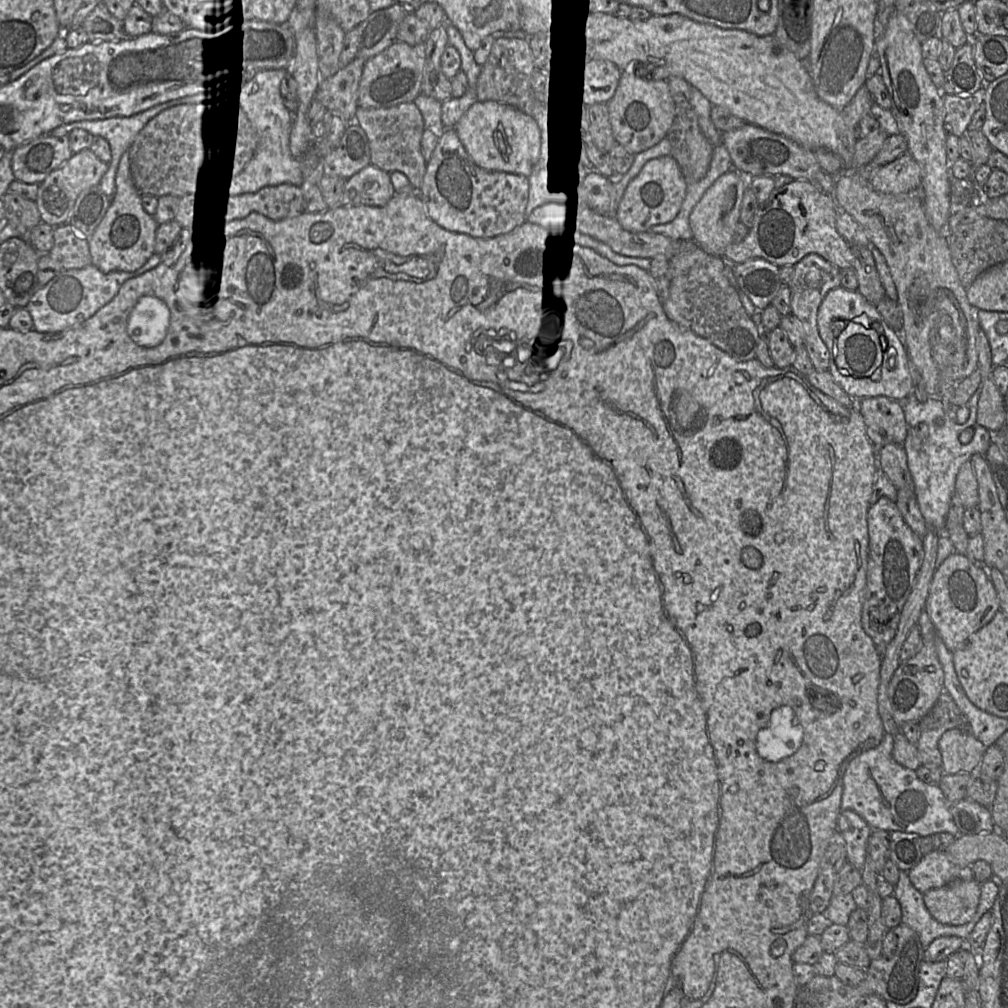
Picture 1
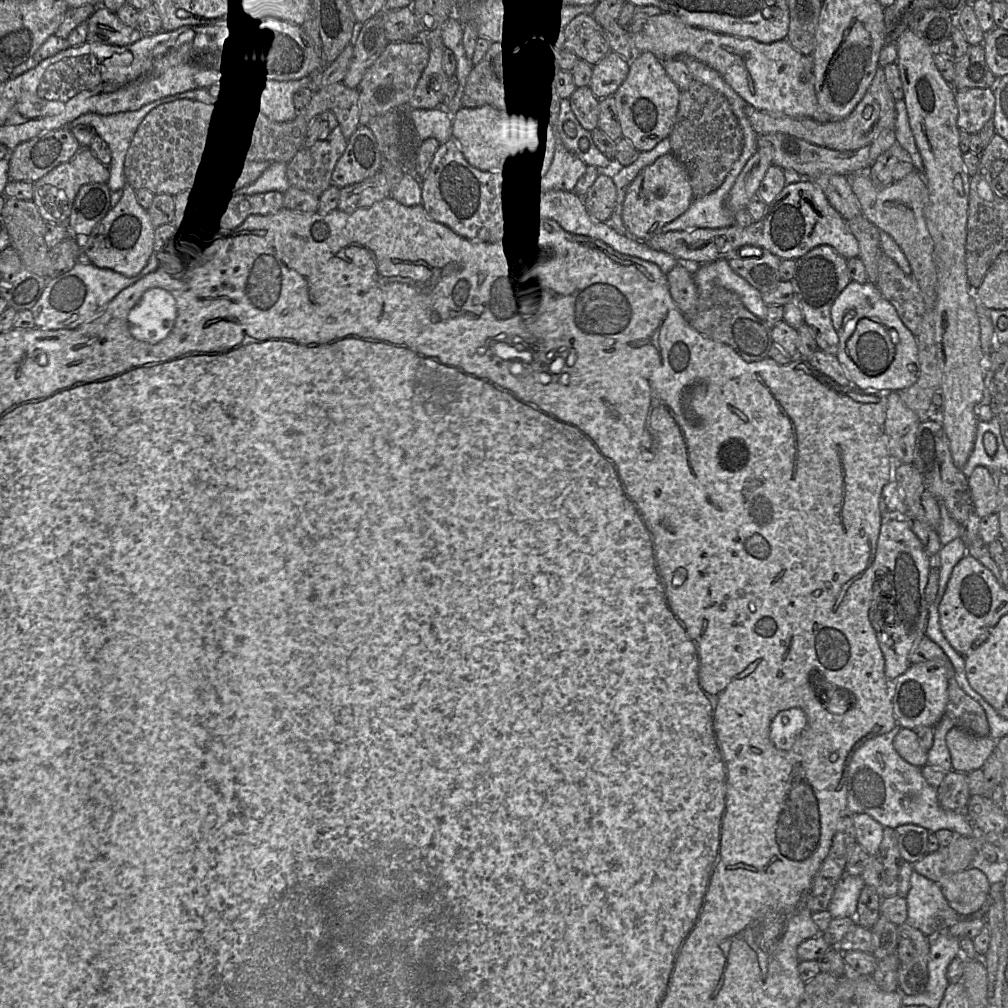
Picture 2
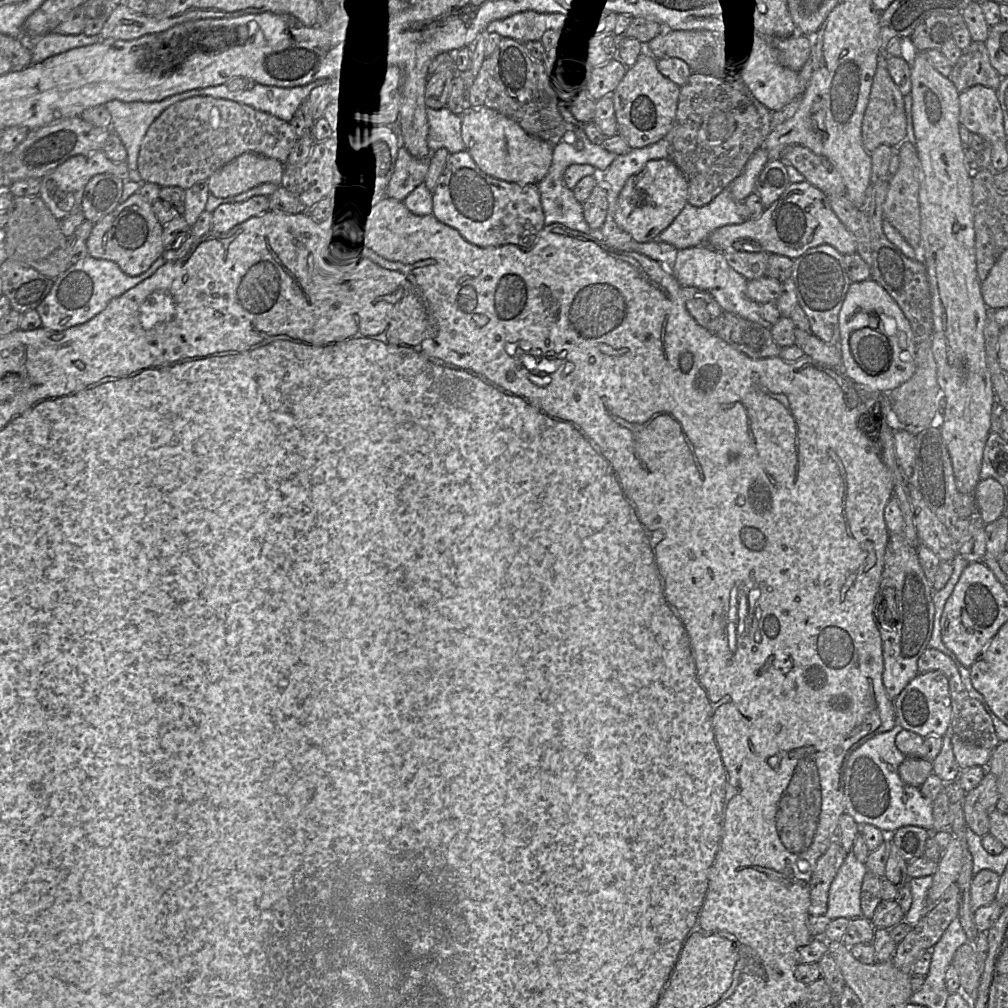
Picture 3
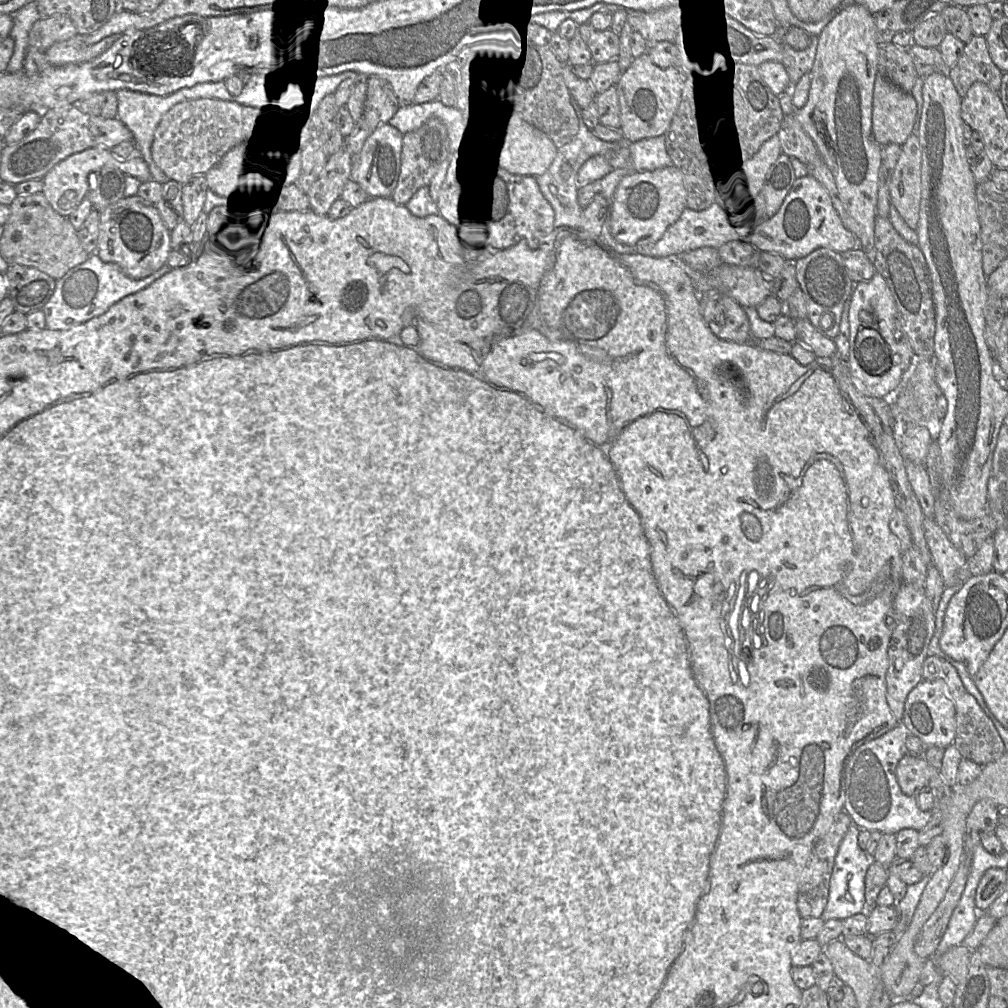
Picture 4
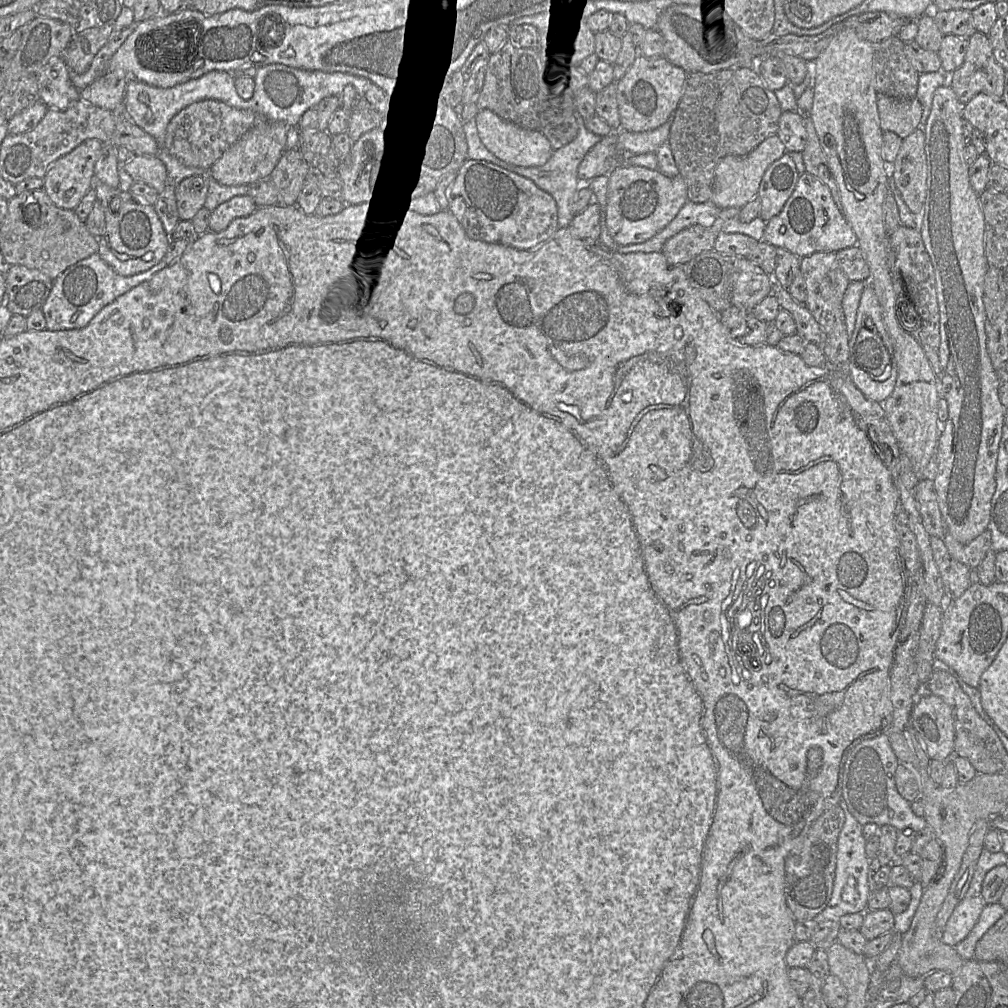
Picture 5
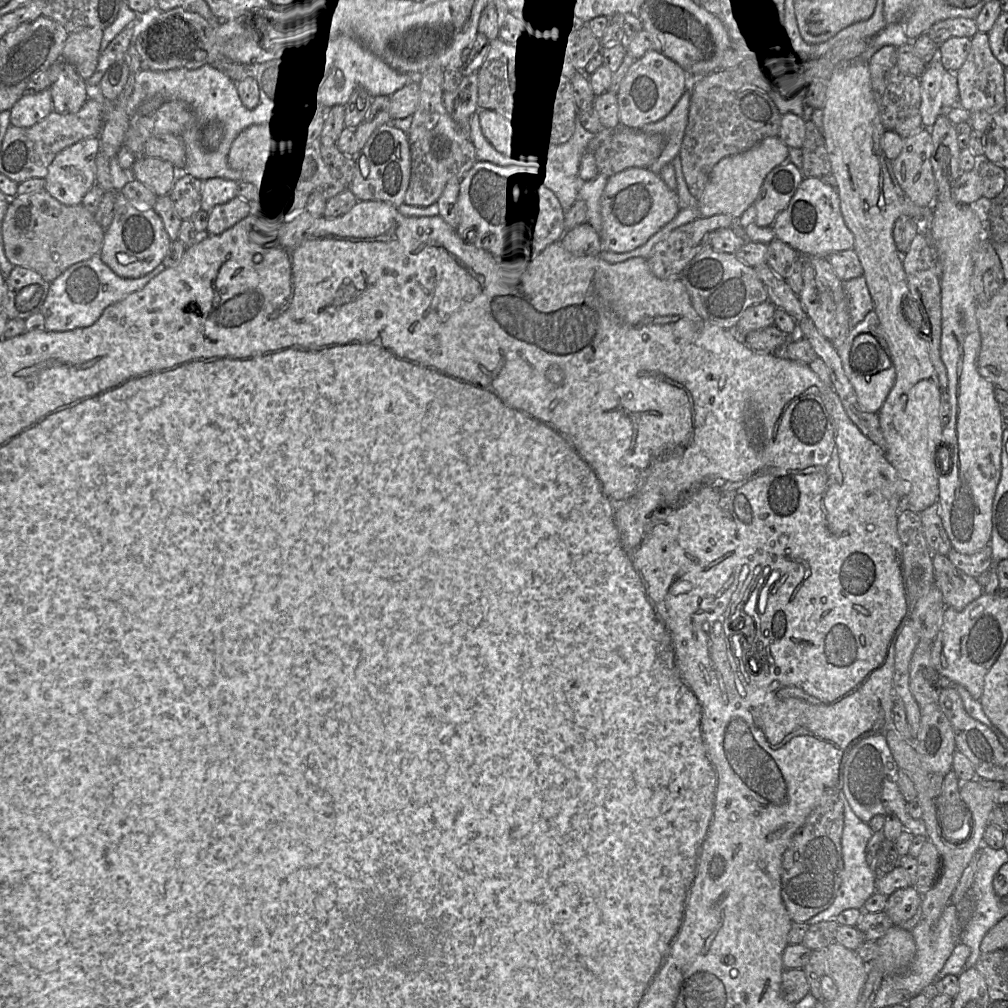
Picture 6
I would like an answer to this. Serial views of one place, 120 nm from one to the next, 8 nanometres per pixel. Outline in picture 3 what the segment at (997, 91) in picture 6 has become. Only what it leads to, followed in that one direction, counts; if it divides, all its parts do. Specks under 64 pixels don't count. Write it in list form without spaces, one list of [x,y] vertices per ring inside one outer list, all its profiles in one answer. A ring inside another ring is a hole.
[[[972,41],[963,50],[949,78],[959,93],[975,85],[983,85],[997,91],[1002,80],[990,63],[985,42],[976,41]]]

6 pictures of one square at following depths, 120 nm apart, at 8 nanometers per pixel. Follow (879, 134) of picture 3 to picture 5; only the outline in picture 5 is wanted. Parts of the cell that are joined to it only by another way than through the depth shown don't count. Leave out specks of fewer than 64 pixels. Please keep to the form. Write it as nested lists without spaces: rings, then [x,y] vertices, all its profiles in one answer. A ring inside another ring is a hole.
[[[878,93],[877,108],[882,131],[892,132],[902,141],[919,127],[922,106],[916,98],[898,99]]]

